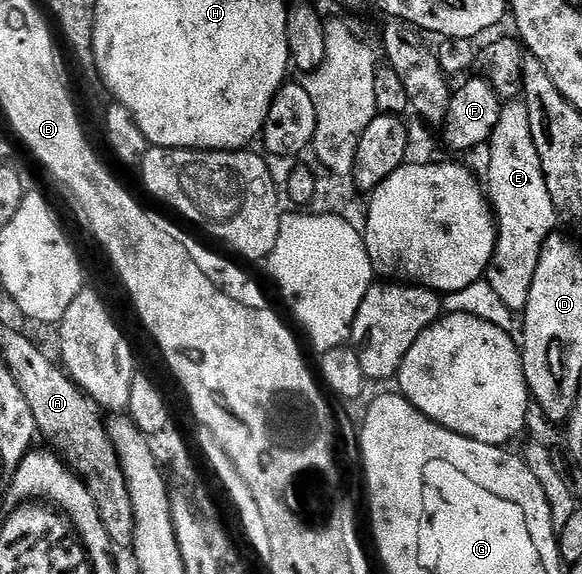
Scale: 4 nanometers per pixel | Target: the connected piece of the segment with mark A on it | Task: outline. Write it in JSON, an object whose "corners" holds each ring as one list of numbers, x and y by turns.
{"corners":[[55,364,52,368,26,368,24,375,25,383,22,392,31,410,36,410,33,416,38,416,36,424,41,437,46,438,48,440,46,442,50,443,55,451,68,461,70,468,83,477,83,481,88,485,97,501,99,512,101,512,102,520,109,532,113,547,120,552,130,552,133,548,134,528,132,502,117,452,115,448,110,448,112,444,108,444,108,440,106,440,109,434,106,430,106,422,101,408,92,398,88,397,77,383,70,379,59,365]]}

